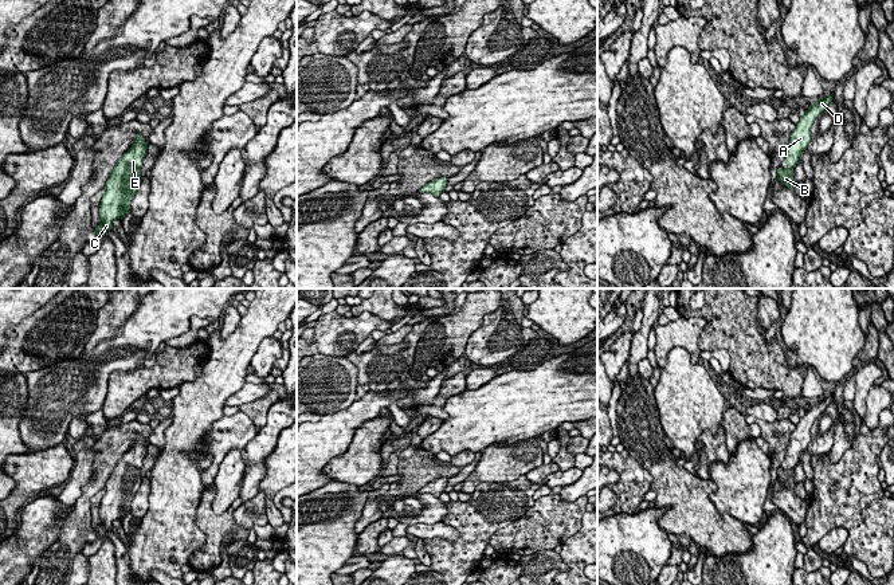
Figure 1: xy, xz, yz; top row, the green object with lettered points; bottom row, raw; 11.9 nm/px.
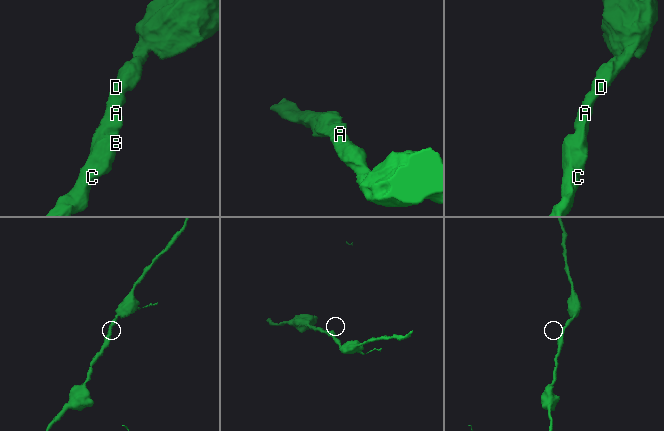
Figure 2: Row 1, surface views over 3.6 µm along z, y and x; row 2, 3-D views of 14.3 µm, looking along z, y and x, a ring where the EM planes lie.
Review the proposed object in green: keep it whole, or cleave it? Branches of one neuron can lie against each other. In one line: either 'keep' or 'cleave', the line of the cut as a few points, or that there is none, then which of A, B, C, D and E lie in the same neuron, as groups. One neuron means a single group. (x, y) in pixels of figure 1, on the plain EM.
keep | no cut | A B C D E

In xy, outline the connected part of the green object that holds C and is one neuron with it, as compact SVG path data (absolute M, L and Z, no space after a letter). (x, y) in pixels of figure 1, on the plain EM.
M137 436L132 448L115 464L105 484L105 495L99 504L99 526L93 530L97 539L113 530L115 519L123 519L130 514L130 504L141 487L141 467L146 458L148 444L142 436Z

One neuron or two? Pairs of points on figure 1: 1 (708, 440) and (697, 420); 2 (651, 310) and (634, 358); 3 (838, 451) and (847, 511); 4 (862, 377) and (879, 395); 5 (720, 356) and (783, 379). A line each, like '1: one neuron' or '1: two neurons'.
1: two neurons
2: one neuron
3: two neurons
4: two neurons
5: two neurons

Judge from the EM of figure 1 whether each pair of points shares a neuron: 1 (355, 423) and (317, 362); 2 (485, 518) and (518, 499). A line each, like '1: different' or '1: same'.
1: different
2: same

